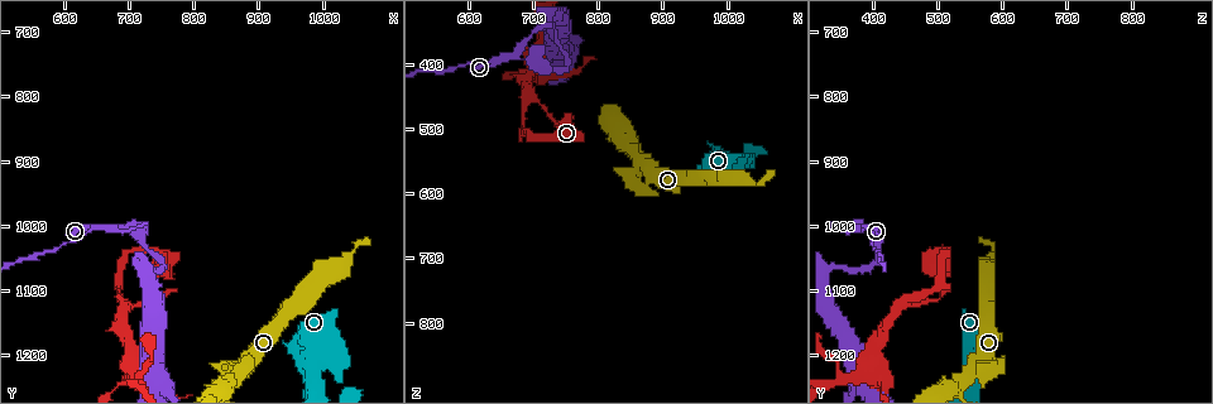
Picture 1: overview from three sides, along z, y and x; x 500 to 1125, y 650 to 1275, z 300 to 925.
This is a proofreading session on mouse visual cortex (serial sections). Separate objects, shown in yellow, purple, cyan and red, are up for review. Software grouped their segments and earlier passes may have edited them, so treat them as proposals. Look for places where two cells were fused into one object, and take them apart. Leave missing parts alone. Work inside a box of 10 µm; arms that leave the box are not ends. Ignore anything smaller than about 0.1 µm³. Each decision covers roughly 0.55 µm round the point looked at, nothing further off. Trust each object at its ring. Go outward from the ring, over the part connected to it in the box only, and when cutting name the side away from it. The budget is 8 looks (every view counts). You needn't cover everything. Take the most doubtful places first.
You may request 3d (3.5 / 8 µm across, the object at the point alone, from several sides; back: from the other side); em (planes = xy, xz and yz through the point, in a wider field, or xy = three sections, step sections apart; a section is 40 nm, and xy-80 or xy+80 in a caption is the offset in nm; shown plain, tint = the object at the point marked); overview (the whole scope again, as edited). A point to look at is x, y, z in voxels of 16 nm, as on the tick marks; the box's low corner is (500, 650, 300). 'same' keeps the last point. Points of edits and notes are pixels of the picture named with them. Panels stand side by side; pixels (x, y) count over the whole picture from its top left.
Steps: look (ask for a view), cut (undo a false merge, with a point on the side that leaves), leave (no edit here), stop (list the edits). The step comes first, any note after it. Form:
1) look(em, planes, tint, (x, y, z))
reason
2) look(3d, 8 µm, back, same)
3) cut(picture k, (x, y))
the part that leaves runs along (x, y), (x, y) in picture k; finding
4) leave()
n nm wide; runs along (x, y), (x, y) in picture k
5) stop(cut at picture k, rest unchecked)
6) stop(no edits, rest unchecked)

look(3d, 3.5 µm, (710, 1225, 385))

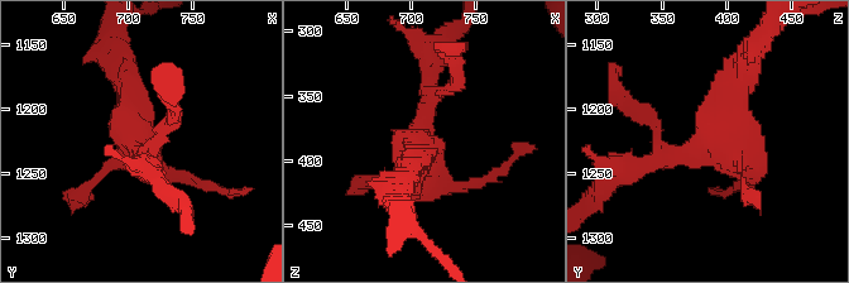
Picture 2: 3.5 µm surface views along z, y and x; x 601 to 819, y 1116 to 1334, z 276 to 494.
look(em, xy, step 5, tint, (708, 1228, 386))
now the EM

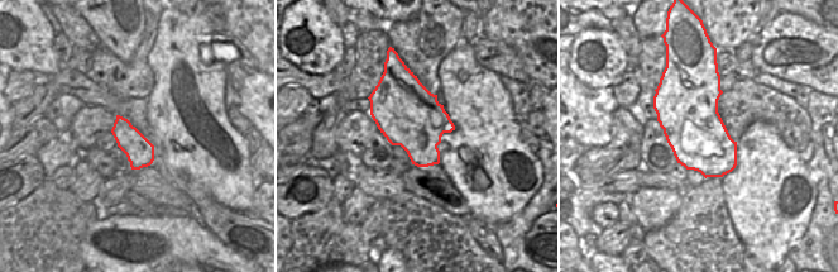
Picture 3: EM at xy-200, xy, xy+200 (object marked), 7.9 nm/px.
leave()
runs along (751, 54), (703, 148), (651, 159) in picture 2; continuous, no second cell

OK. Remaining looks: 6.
look(3d, 3.5 µm, (870, 1230, 565))
thick turns thin

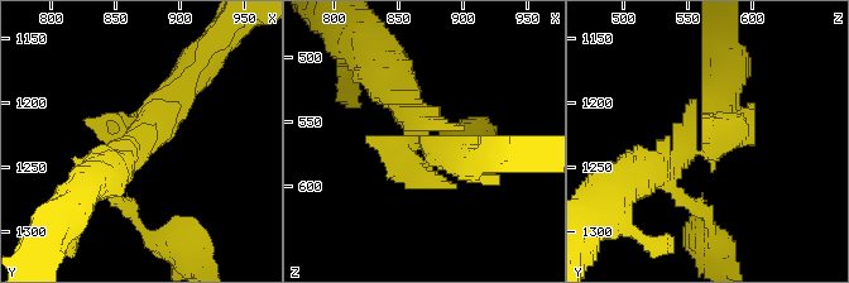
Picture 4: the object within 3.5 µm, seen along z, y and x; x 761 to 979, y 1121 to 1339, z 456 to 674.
look(em, xy, step 2, tint, (866, 1228, 568))
now the EM

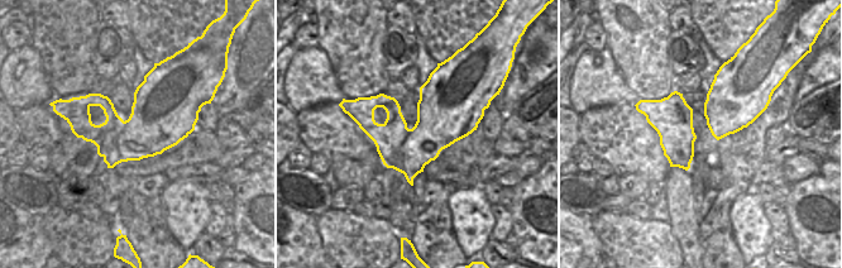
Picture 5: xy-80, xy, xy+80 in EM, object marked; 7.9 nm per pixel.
leave()
runs along (188, 76), (110, 169) in picture 4; all the same cell

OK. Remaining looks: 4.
look(3d, 3.5 µm, back, (750, 1055, 405))
sharp bend

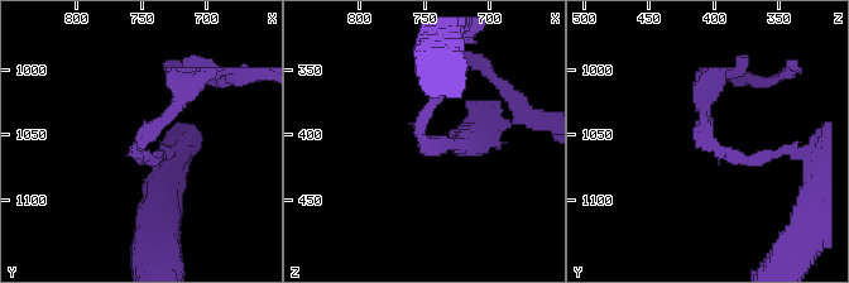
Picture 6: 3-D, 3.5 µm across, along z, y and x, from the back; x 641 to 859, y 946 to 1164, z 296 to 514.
look(em, xy, step 3, tint, (750, 1058, 402))
arms of 150, 250 nm; shape alone is not enough

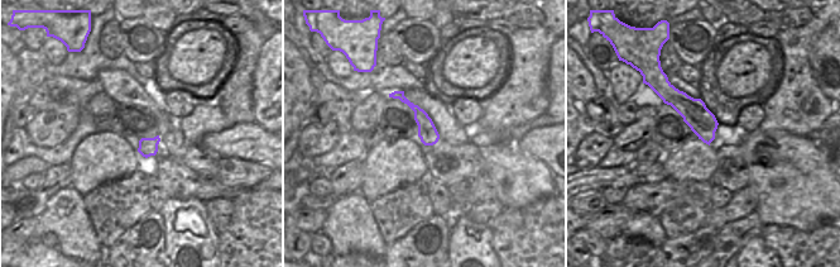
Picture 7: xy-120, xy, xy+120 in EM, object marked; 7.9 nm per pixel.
leave()
runs along (397, 94), (420, 114), (432, 141) in picture 7; one cell here

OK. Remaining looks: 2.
stop(no edits, rest unchecked)

